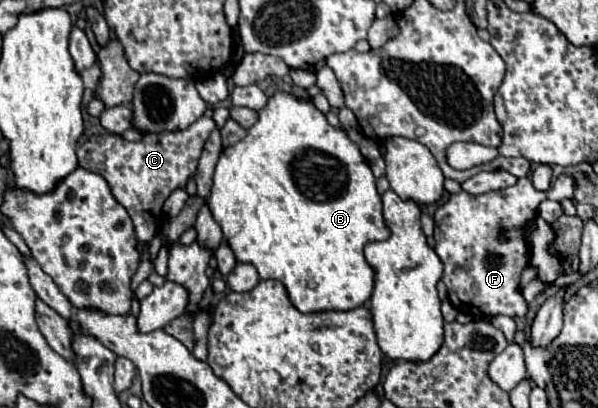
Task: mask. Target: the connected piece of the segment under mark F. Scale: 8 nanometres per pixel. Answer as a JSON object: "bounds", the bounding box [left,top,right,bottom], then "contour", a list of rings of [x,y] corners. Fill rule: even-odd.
{"bounds":[435,177,547,317],"contour":[[[519,177],[515,187],[471,195],[465,191],[451,193],[449,199],[437,207],[435,223],[441,231],[435,253],[445,265],[443,283],[447,285],[449,301],[457,311],[473,317],[523,317],[527,303],[517,291],[519,277],[527,267],[527,245],[521,237],[521,227],[535,219],[537,205],[547,199],[547,193],[537,191],[527,177]],[[499,227],[507,229],[507,239],[499,239]]]}

